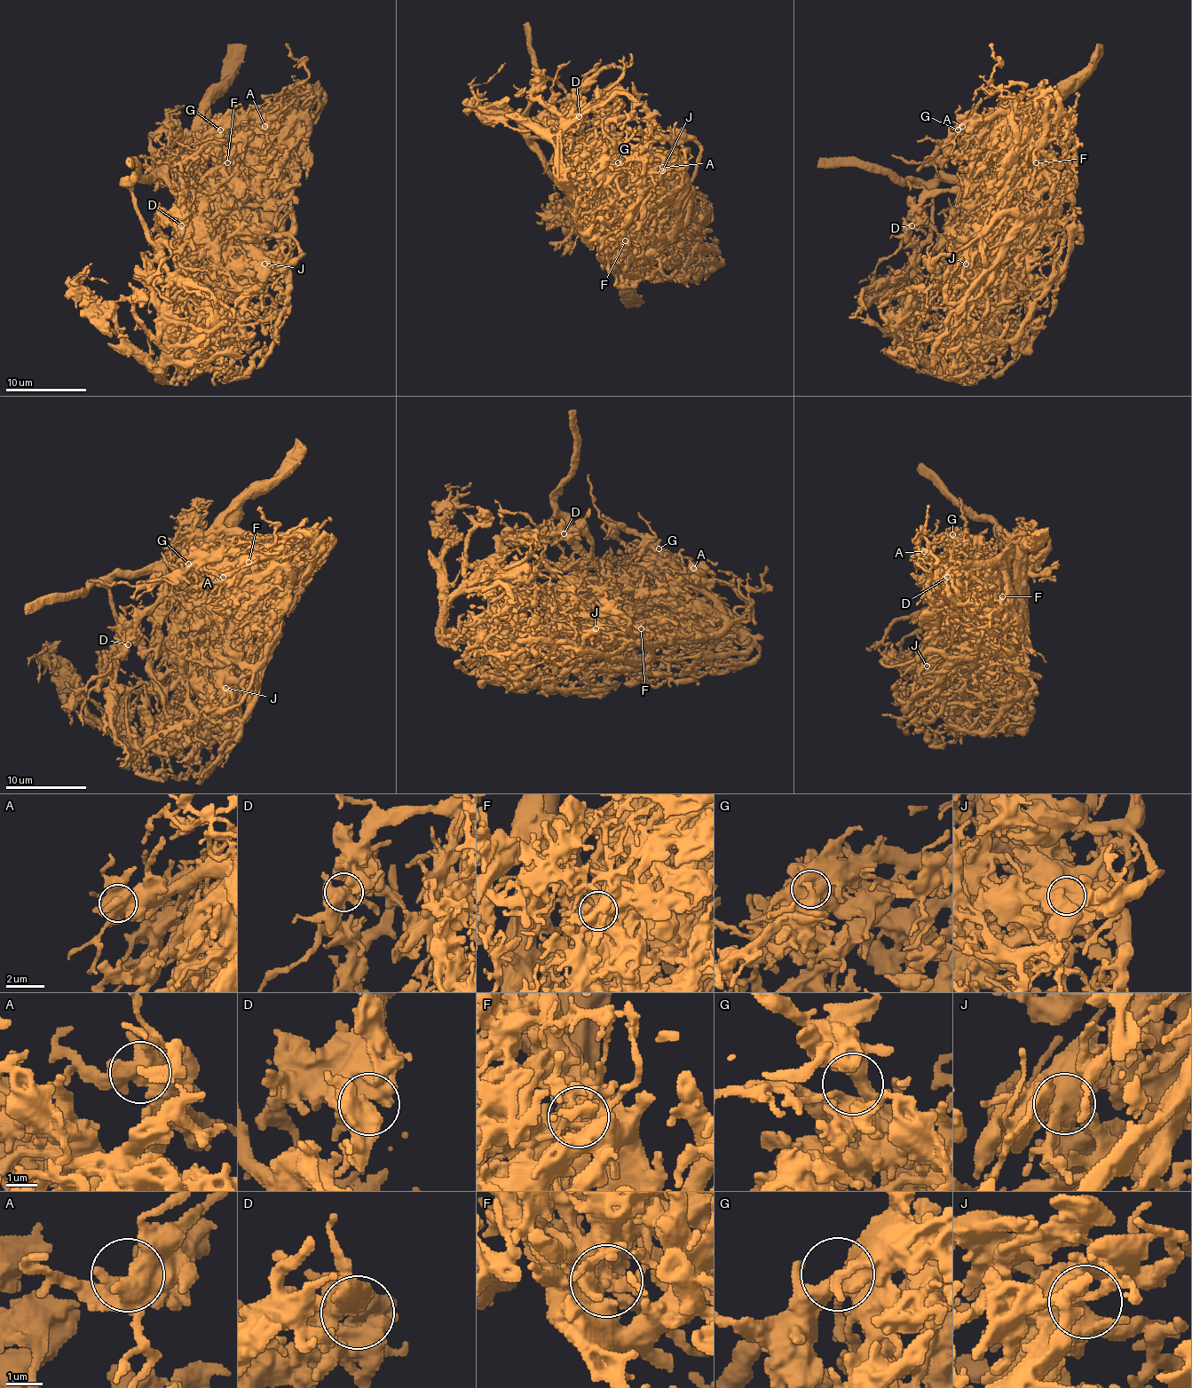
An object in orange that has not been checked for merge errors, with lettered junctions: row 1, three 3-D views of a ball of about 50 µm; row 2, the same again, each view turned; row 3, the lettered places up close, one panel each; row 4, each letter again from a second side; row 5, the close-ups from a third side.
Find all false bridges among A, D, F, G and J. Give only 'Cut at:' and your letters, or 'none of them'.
Cut at: none of them

